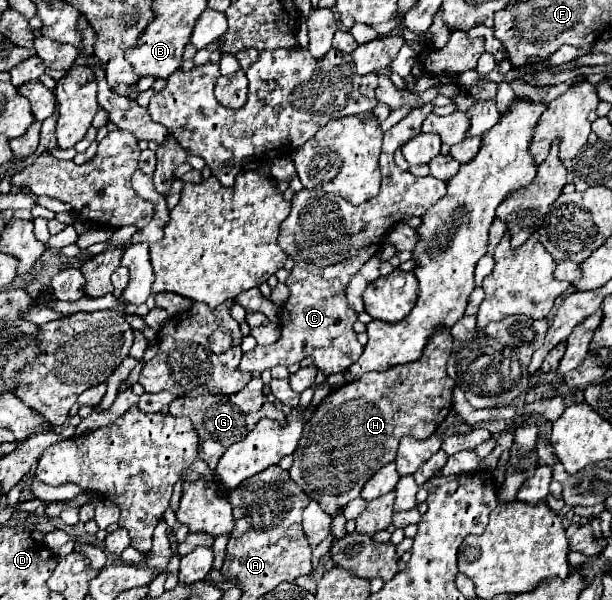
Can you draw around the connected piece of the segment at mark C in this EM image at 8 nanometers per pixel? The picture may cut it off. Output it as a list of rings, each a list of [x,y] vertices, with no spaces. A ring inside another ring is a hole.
[[[433,104],[423,108],[415,108],[407,118],[403,118],[397,126],[385,132],[383,152],[379,158],[381,164],[381,192],[379,196],[353,206],[341,196],[327,194],[323,190],[301,190],[293,196],[293,208],[289,218],[281,224],[279,246],[285,254],[291,254],[295,266],[287,278],[287,288],[291,292],[287,304],[281,310],[281,338],[267,348],[267,354],[243,354],[241,372],[263,372],[273,368],[273,364],[301,362],[311,356],[315,366],[323,370],[327,376],[335,372],[345,372],[359,356],[363,354],[363,346],[357,340],[353,324],[357,322],[357,314],[347,304],[345,288],[349,280],[359,272],[359,268],[379,252],[383,234],[393,228],[393,224],[401,222],[407,212],[411,216],[423,216],[427,208],[431,208],[437,200],[445,196],[445,182],[433,176],[417,178],[409,172],[397,168],[393,160],[393,152],[401,146],[403,140],[409,140],[421,132],[421,122],[427,114],[431,114]],[[295,346],[295,360],[291,358],[291,348]]]

